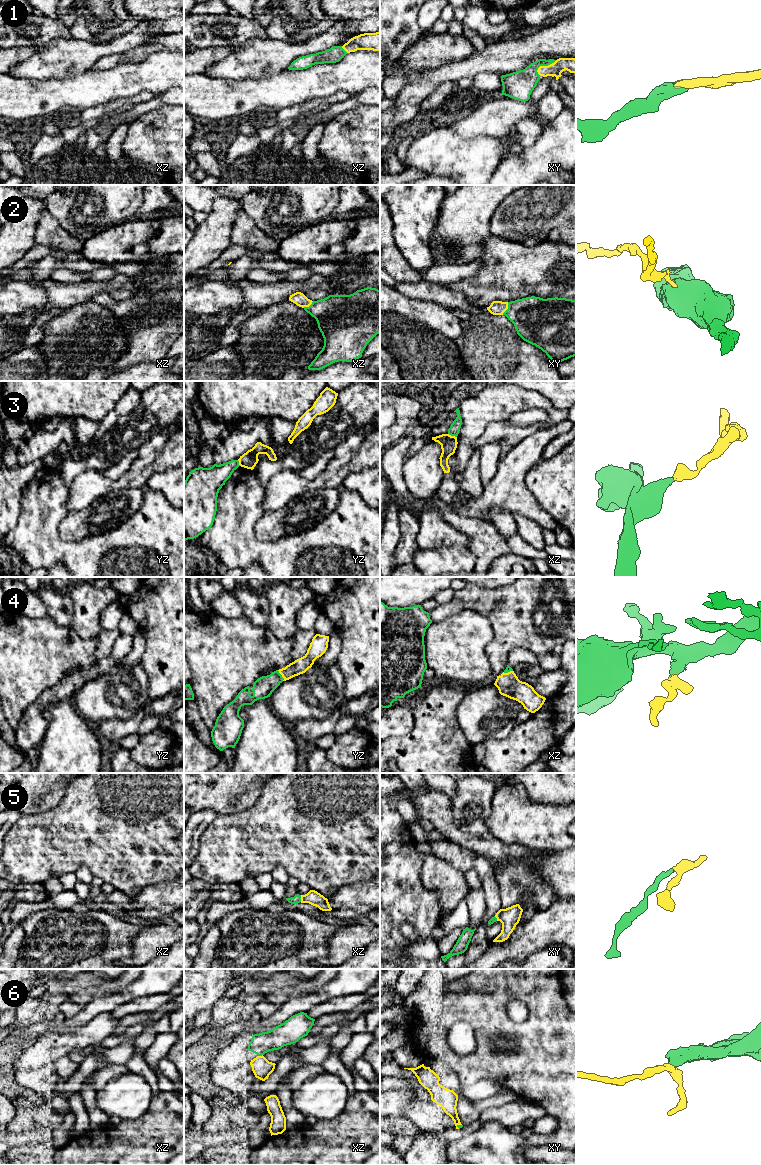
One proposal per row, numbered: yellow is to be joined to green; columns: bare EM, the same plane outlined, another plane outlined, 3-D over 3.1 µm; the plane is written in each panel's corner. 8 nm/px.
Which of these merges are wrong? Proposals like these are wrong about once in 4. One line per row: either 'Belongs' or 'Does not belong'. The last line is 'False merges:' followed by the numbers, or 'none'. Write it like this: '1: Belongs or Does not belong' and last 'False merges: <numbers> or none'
1: Belongs
2: Belongs
3: Does not belong
4: Belongs
5: Belongs
6: Does not belong
False merges: 3, 6

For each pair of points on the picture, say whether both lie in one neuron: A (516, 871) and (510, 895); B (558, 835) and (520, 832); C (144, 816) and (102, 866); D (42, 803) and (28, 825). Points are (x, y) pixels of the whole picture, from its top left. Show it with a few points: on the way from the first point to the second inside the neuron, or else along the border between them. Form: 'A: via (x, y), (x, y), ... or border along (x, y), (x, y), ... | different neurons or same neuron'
A: via (516, 877), (512, 883), (512, 889) | same neuron
B: via (549, 832), (529, 832) | same neuron
C: via (132, 828), (131, 837), (114, 854) | same neuron
D: border along (56, 806), (36, 814), (26, 814) | different neurons

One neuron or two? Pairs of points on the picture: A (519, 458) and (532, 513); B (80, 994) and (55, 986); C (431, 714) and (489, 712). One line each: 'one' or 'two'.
A: one
B: one
C: two

